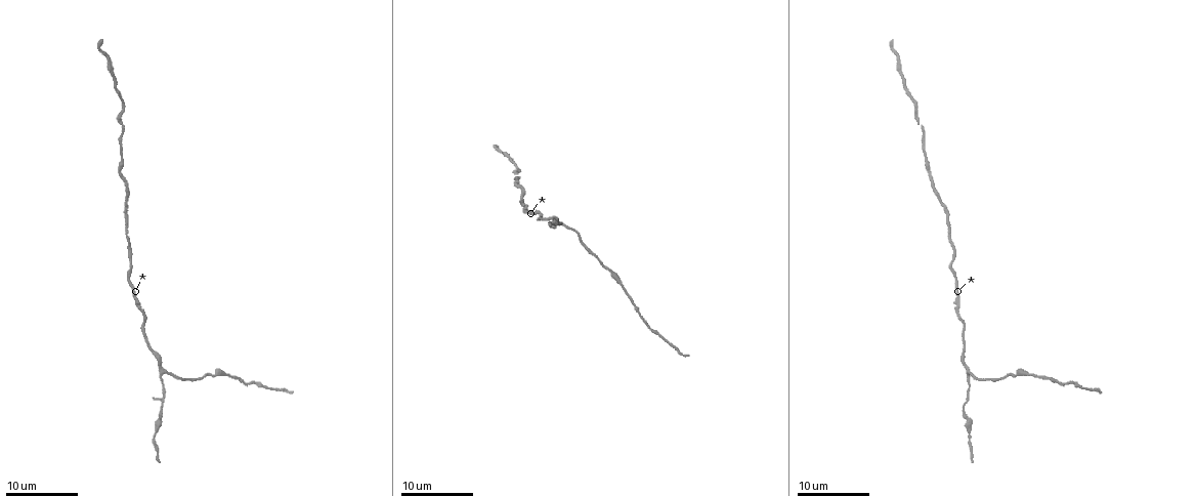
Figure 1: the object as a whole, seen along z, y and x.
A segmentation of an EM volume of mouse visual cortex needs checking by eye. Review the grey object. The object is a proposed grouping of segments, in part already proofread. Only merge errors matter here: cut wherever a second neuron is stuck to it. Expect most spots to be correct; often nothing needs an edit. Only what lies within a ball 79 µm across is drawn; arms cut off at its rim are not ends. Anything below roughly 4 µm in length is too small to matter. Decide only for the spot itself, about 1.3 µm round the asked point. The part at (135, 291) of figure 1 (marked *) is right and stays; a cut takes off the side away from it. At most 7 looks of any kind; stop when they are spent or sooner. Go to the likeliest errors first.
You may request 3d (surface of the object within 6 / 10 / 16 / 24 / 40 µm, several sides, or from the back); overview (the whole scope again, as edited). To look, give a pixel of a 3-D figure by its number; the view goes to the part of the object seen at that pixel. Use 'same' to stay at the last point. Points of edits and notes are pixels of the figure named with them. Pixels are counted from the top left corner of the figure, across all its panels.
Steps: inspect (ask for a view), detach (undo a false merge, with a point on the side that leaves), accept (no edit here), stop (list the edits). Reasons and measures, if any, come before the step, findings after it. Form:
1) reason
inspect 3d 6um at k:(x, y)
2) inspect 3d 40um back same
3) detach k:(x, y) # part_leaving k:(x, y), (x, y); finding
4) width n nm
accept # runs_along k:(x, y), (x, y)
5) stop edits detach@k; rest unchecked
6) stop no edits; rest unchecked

branch point
inspect 3d 6um at 1:(163, 372)

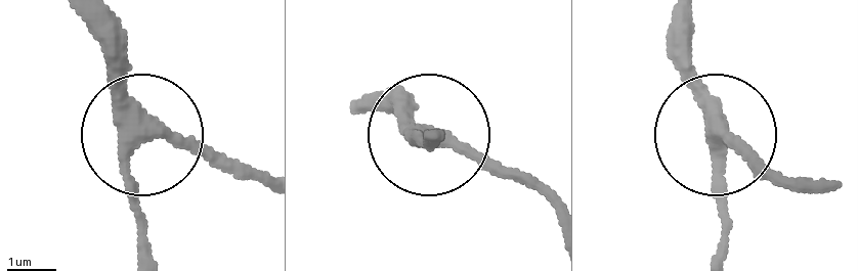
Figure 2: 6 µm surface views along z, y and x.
width 330 nm
accept # runs_along 2:(78, 15), (139, 126), (123, 175), (135, 260); one neuron here

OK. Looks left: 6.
thick turns thin
inspect 3d 16um at 1:(223, 374)

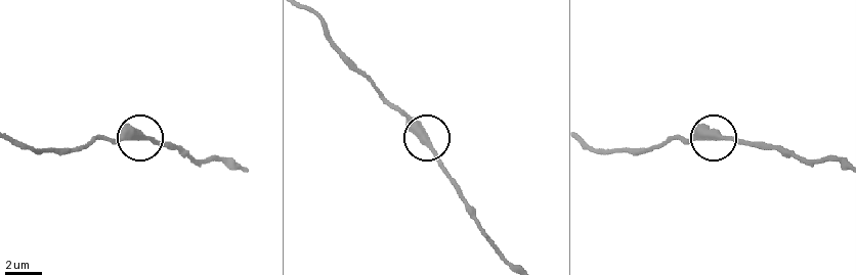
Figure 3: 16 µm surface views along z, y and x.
inspect 3d 6um at 3:(718, 137)

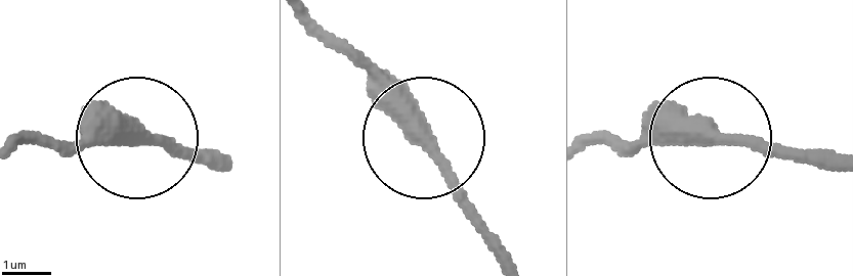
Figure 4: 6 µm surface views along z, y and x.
accept # runs_along 4:(585, 144), (768, 140), (813, 152); continuous, no second neuron

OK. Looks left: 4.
sudden change in width
inspect 3d 10um at 1:(1068, 382)

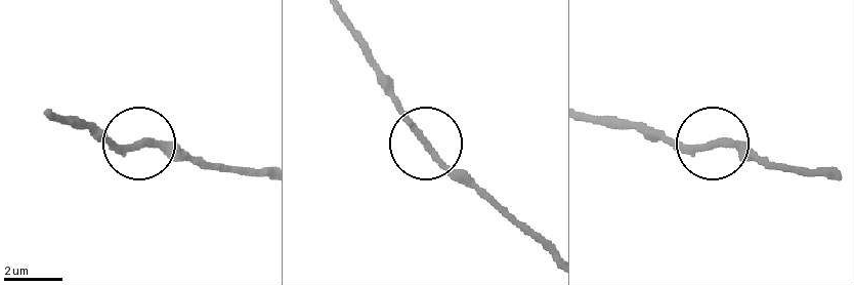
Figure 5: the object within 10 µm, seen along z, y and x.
inspect 3d 10um back at 5:(429, 147)

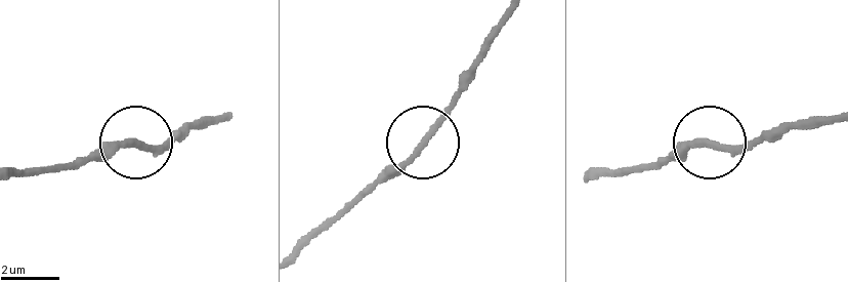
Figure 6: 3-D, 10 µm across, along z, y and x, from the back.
width 230 nm
accept # runs_along 6:(834, 116), (797, 121), (746, 148), (686, 140), (660, 155); all the same neuron

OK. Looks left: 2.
calibre changes
inspect 3d 6um at 1:(952, 242)

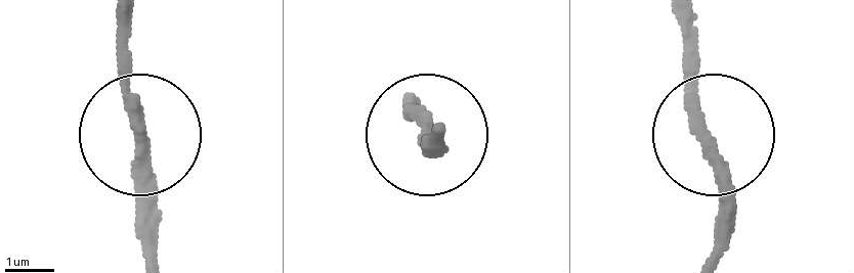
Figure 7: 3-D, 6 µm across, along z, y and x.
inspect 3d 6um back at 7:(426, 128)

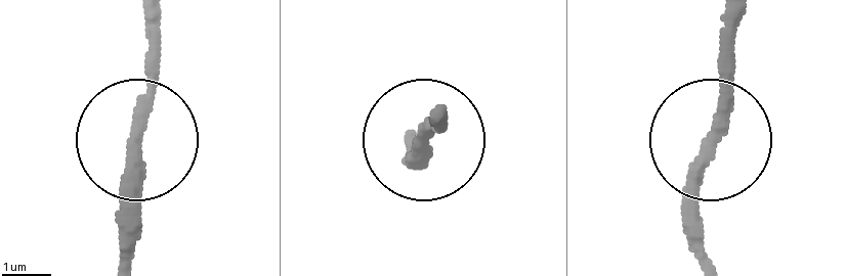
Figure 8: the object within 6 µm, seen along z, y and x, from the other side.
accept # runs_along 8:(713, 265), (692, 167), (729, 70), (729, 20); continuous, no second neuron

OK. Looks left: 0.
stop no edits; rest unchecked

